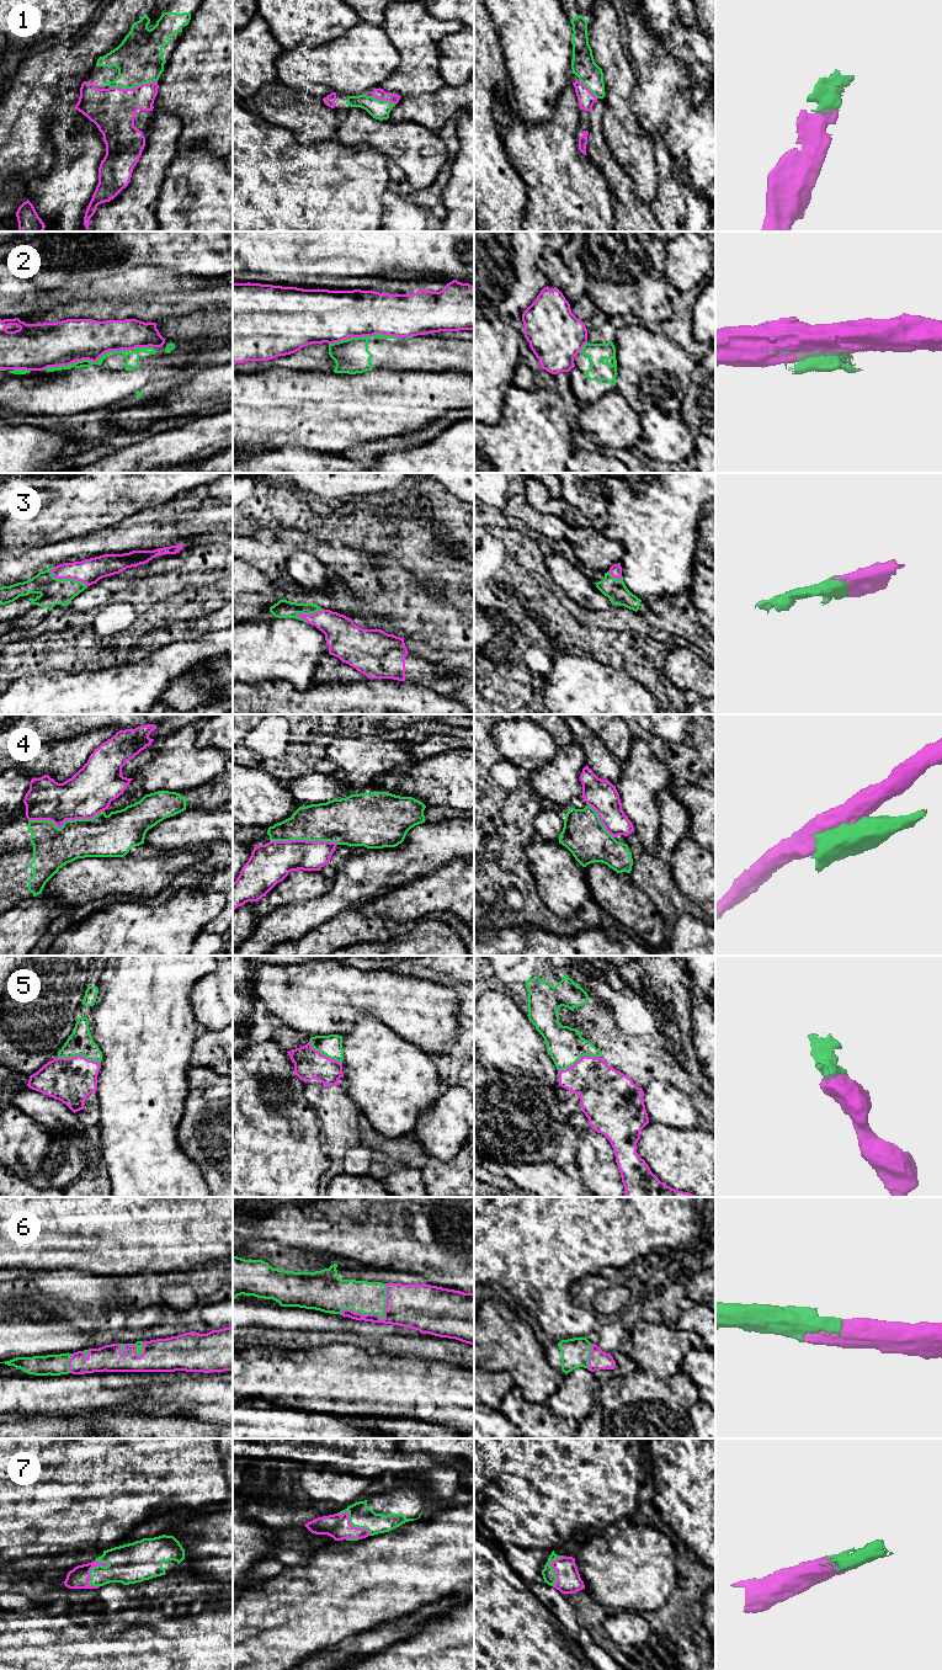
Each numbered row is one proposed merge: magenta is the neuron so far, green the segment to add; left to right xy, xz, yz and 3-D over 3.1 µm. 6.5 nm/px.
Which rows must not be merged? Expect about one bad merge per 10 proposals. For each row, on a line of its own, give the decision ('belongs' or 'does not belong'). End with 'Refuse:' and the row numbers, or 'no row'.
1: belongs
2: does not belong
3: belongs
4: does not belong
5: belongs
6: belongs
7: belongs
Refuse: 2, 4

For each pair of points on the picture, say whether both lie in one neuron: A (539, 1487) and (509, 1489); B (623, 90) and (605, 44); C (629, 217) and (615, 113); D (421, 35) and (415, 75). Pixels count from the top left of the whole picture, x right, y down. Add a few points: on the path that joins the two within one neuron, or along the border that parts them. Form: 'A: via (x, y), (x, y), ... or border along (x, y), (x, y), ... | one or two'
A: border along (506, 1471), (528, 1485), (523, 1516) | two
B: via (619, 79), (610, 56) | one
C: border along (606, 142), (616, 160), (629, 175), (636, 192) | two
D: via (419, 44), (419, 65) | one

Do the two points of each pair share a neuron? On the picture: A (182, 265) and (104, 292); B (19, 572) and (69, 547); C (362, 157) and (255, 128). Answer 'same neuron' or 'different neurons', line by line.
A: different neurons
B: same neuron
C: same neuron

